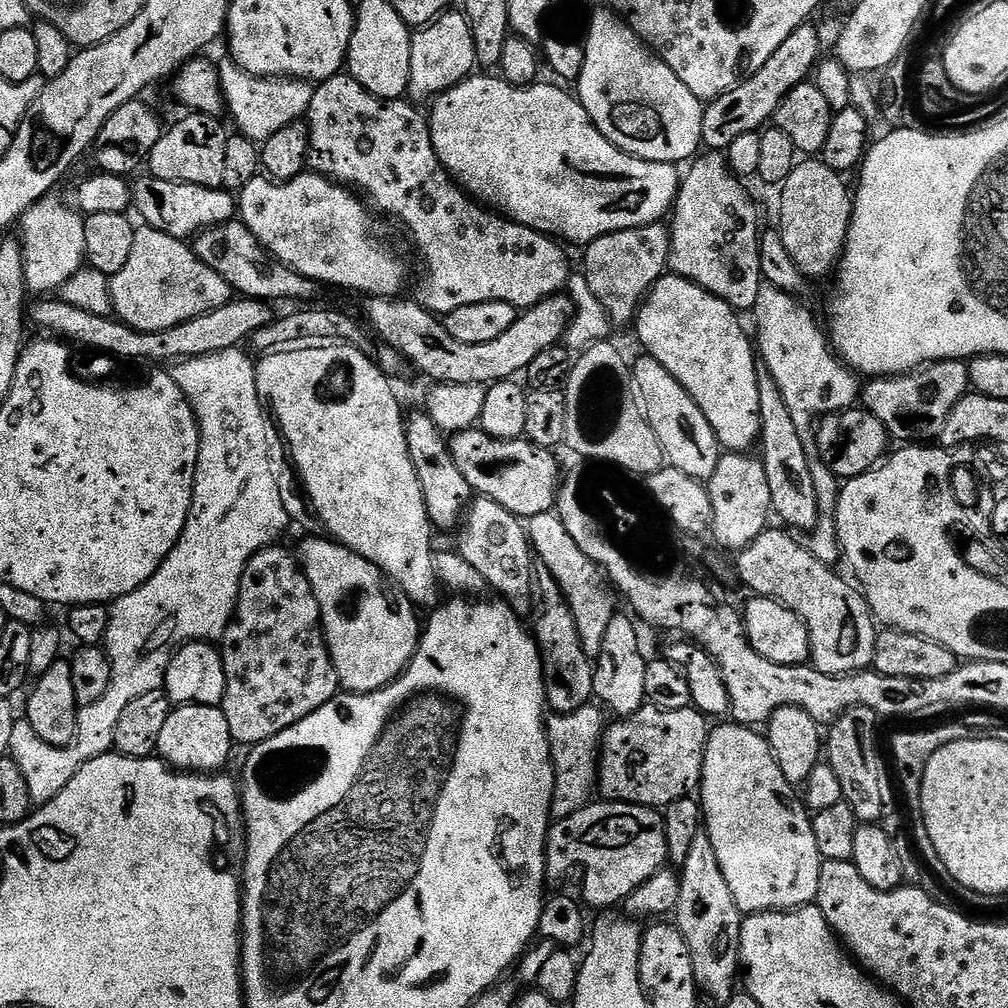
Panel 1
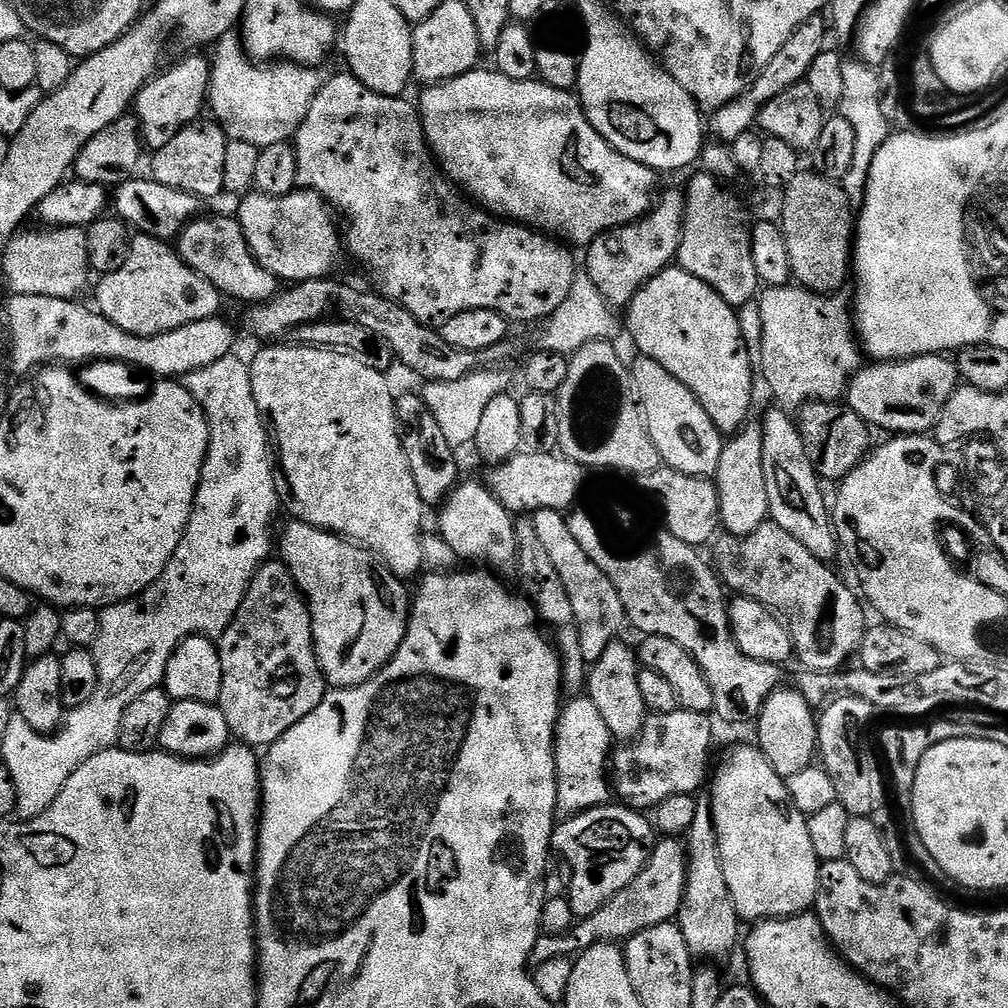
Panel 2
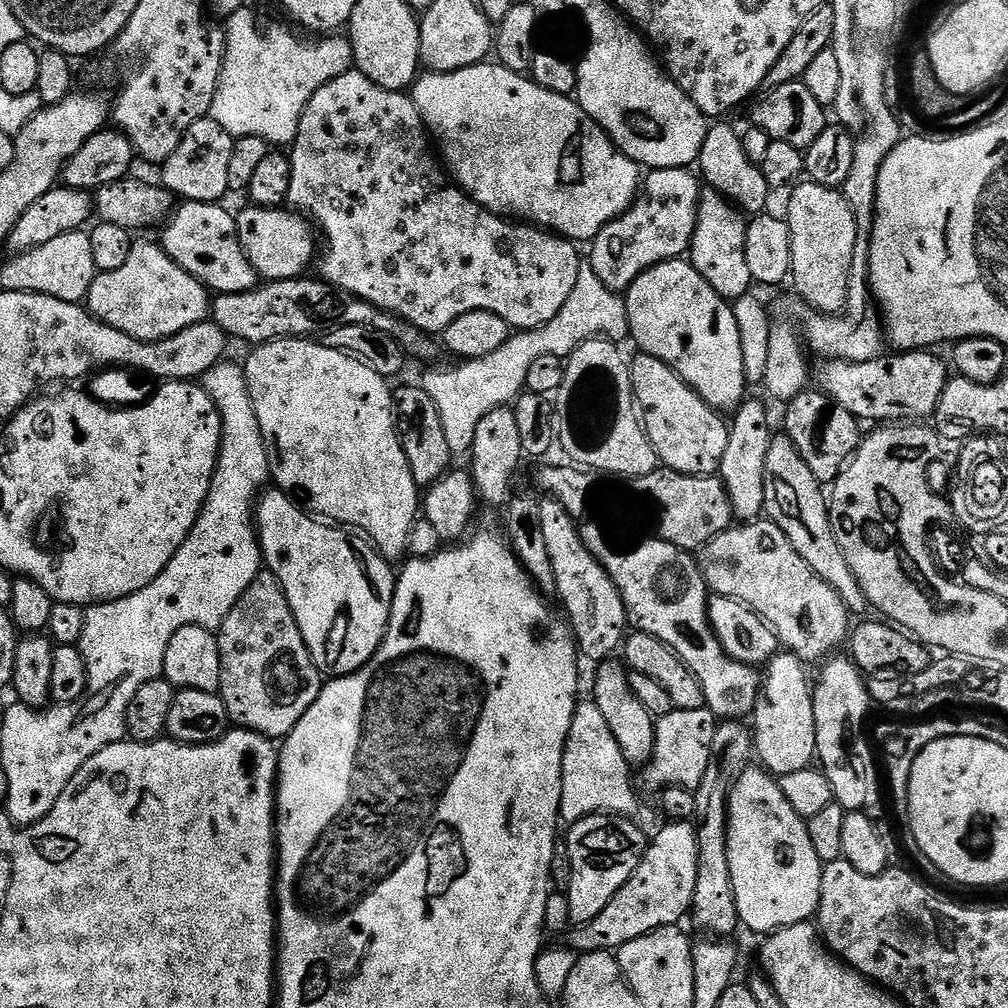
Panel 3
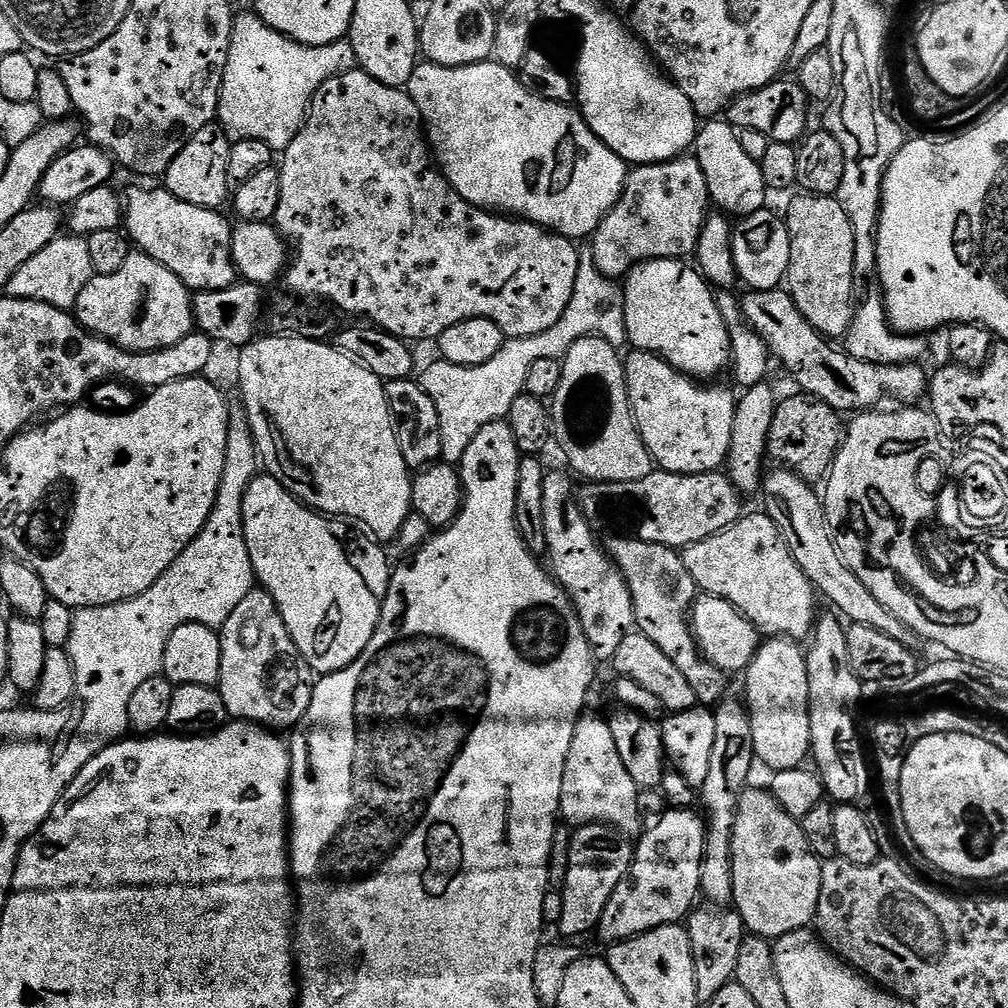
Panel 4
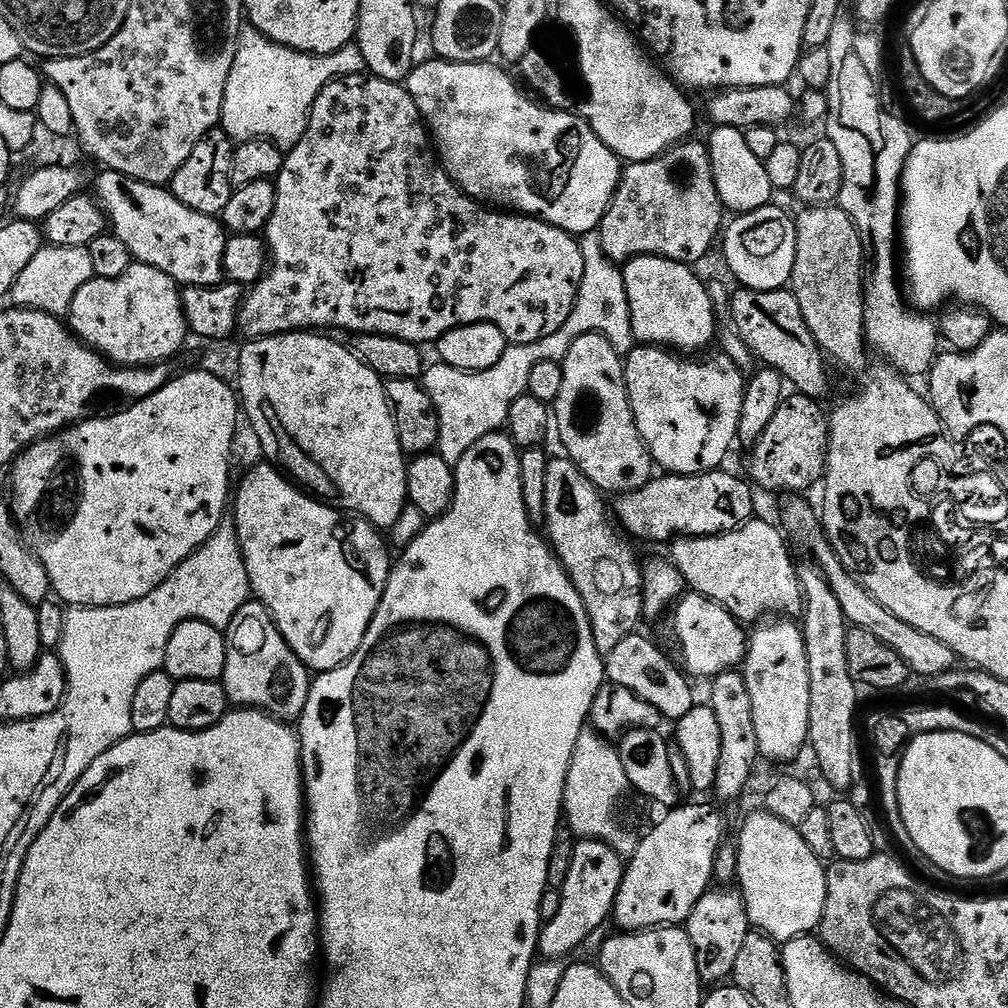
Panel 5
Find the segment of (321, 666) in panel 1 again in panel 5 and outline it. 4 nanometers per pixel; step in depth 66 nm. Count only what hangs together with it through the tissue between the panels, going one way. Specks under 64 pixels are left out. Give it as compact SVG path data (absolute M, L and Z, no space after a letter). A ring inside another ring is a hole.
M249 602L234 614L226 629L228 649L222 683L233 705L259 710L285 722L304 713L310 687L310 669L290 650L286 638L276 629L265 604Z

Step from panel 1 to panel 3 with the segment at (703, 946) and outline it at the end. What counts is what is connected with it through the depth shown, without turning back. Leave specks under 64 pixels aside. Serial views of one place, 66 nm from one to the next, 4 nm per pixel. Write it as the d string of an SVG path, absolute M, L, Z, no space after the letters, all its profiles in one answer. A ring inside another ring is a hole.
M726 720L716 725L714 746L710 754L710 766L702 782L694 790L696 815L694 827L698 838L698 878L694 882L694 898L690 920L712 938L728 938L735 928L741 927L738 906L734 898L734 886L730 878L728 857L728 796L736 780L749 767L754 756L754 733L747 723Z

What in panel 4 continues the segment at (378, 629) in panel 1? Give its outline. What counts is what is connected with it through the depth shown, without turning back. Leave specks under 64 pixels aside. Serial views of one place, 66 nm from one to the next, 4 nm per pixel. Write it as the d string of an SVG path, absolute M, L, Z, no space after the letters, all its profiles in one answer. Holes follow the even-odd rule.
M267 474L257 475L244 494L244 537L246 538L246 546L250 554L255 579L263 591L269 592L276 599L276 605L282 614L282 622L286 622L286 630L290 630L290 638L294 638L294 646L298 646L298 650L306 658L306 662L311 666L313 673L316 674L337 672L353 664L358 658L358 654L362 654L362 650L366 648L366 642L370 642L370 638L380 621L380 605L388 593L388 581L392 579L393 574L393 569L388 568L387 554L380 549L383 547L371 535L352 536L348 540L347 530L340 525L343 523L334 522L338 524L332 525L328 524L328 521L330 520L327 515L321 514L311 507L303 506L301 501L296 499L279 480Z

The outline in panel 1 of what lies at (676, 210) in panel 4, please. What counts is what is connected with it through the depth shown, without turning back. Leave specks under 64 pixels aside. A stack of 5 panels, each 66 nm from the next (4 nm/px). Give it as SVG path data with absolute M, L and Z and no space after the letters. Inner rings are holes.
M658 223L606 234L583 249L582 274L590 282L590 290L594 290L594 298L608 311L613 325L631 325L635 321L644 297L665 275L671 241L671 231Z

